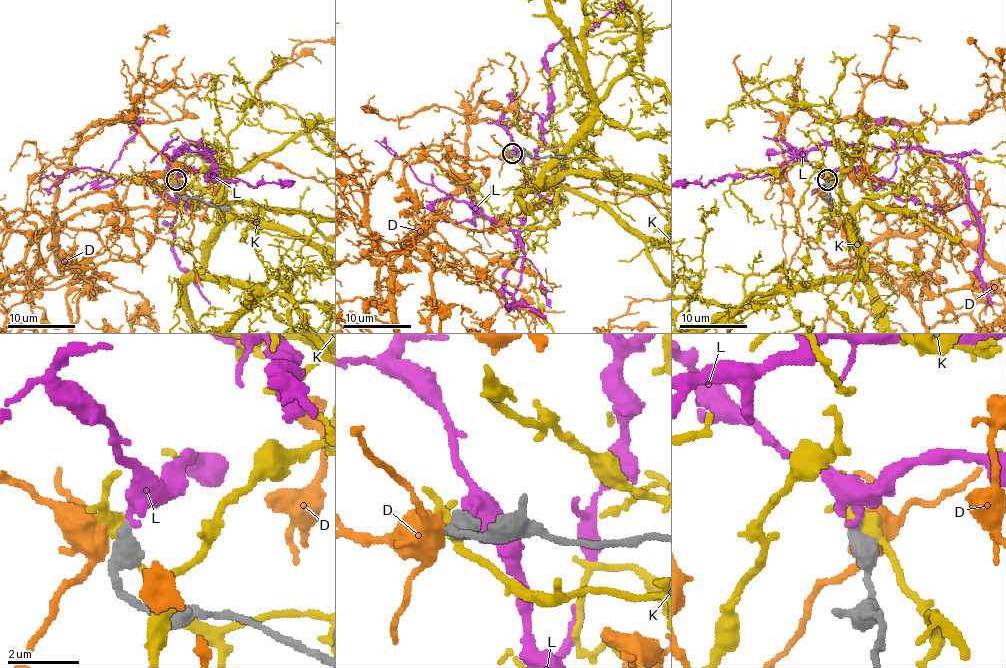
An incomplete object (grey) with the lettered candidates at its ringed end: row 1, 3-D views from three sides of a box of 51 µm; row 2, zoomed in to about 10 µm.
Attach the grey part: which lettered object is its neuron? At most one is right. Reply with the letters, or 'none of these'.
L

